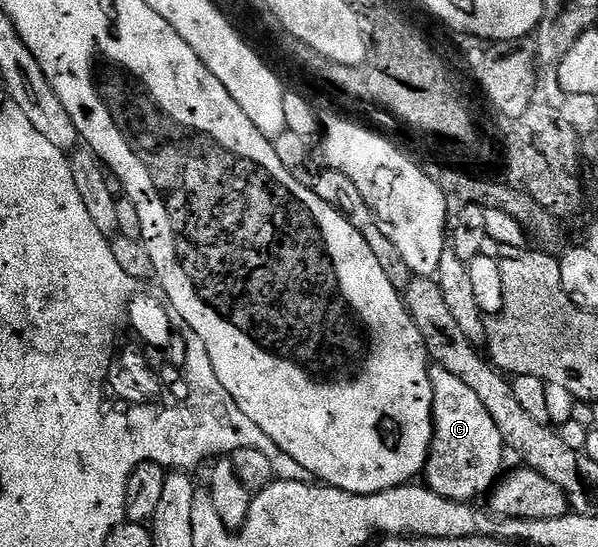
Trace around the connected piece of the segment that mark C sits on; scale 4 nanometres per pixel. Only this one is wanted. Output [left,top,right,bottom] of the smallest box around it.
[424,365,503,502]

